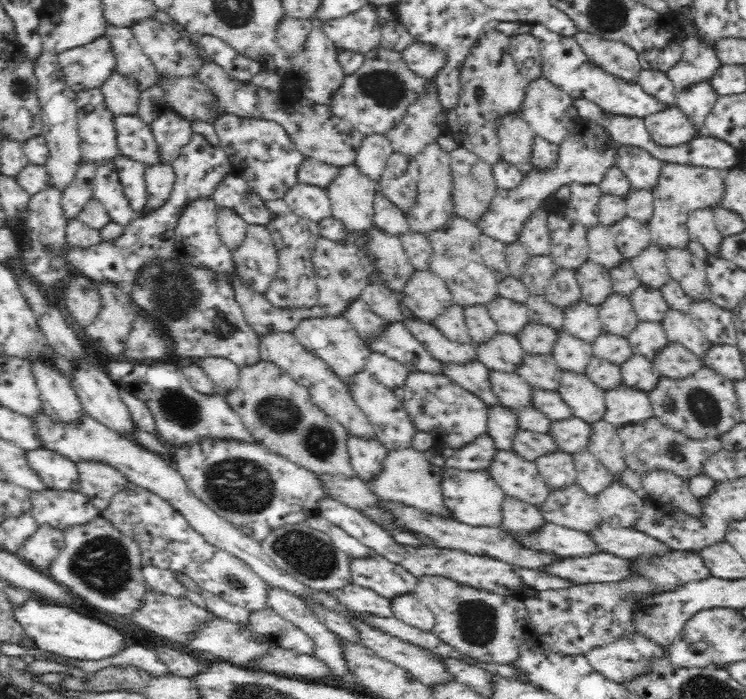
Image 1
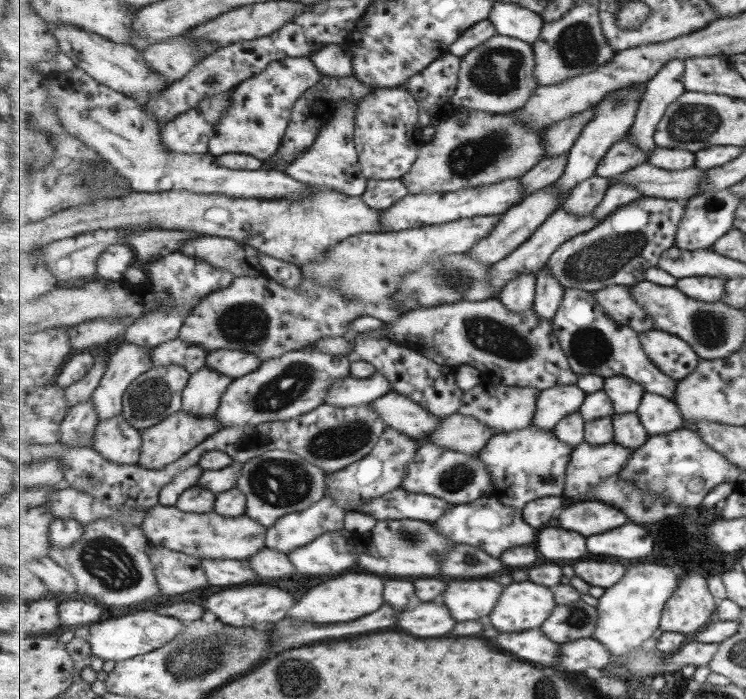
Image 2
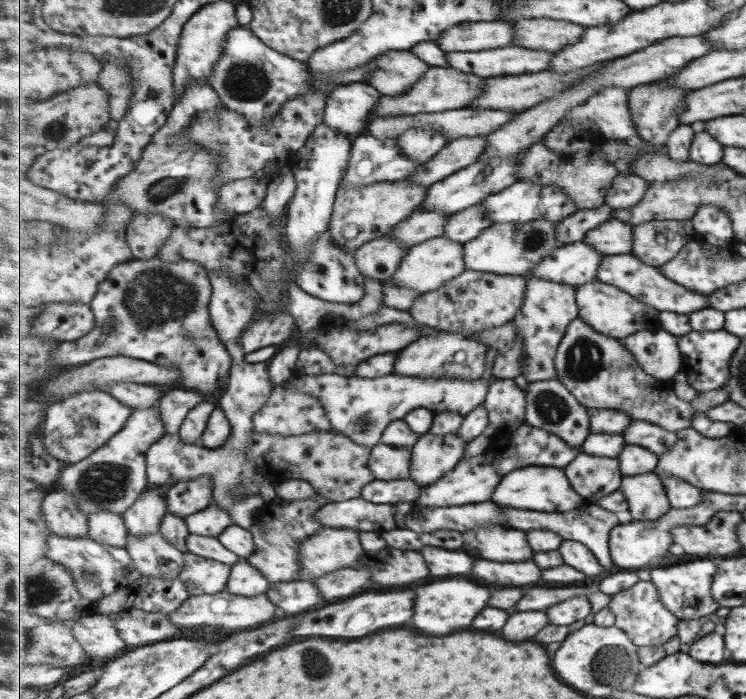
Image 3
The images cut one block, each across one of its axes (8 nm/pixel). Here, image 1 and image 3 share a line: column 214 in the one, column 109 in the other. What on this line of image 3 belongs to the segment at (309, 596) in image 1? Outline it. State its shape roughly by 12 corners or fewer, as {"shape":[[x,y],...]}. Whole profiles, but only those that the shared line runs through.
{"shape":[[89,514],[88,536],[126,548],[130,532],[124,515]]}

